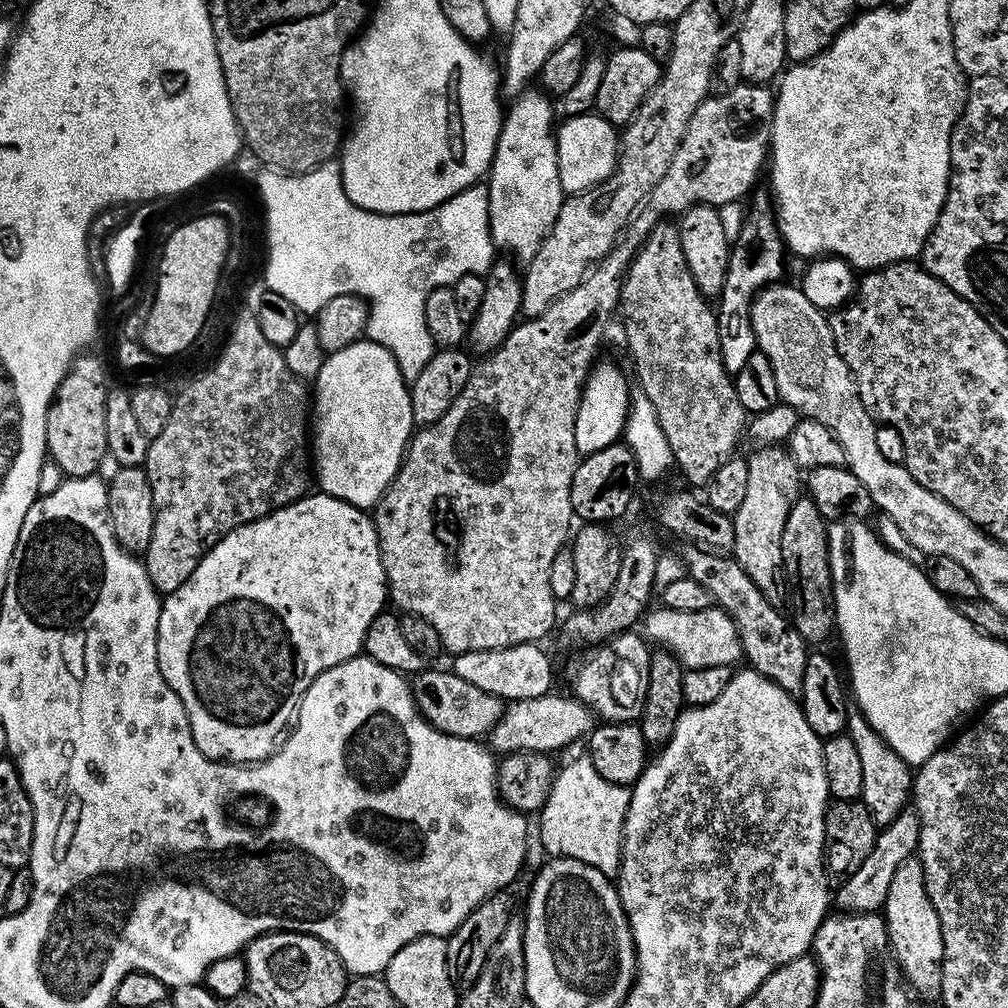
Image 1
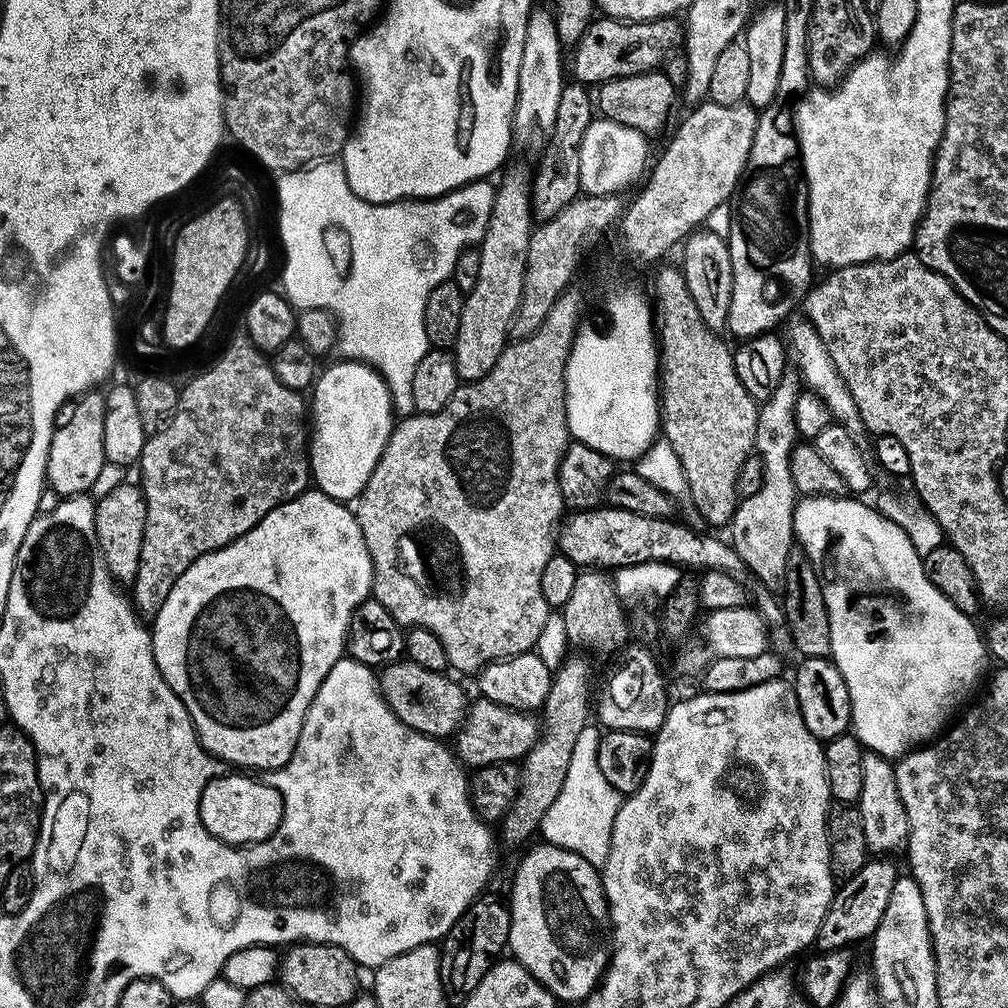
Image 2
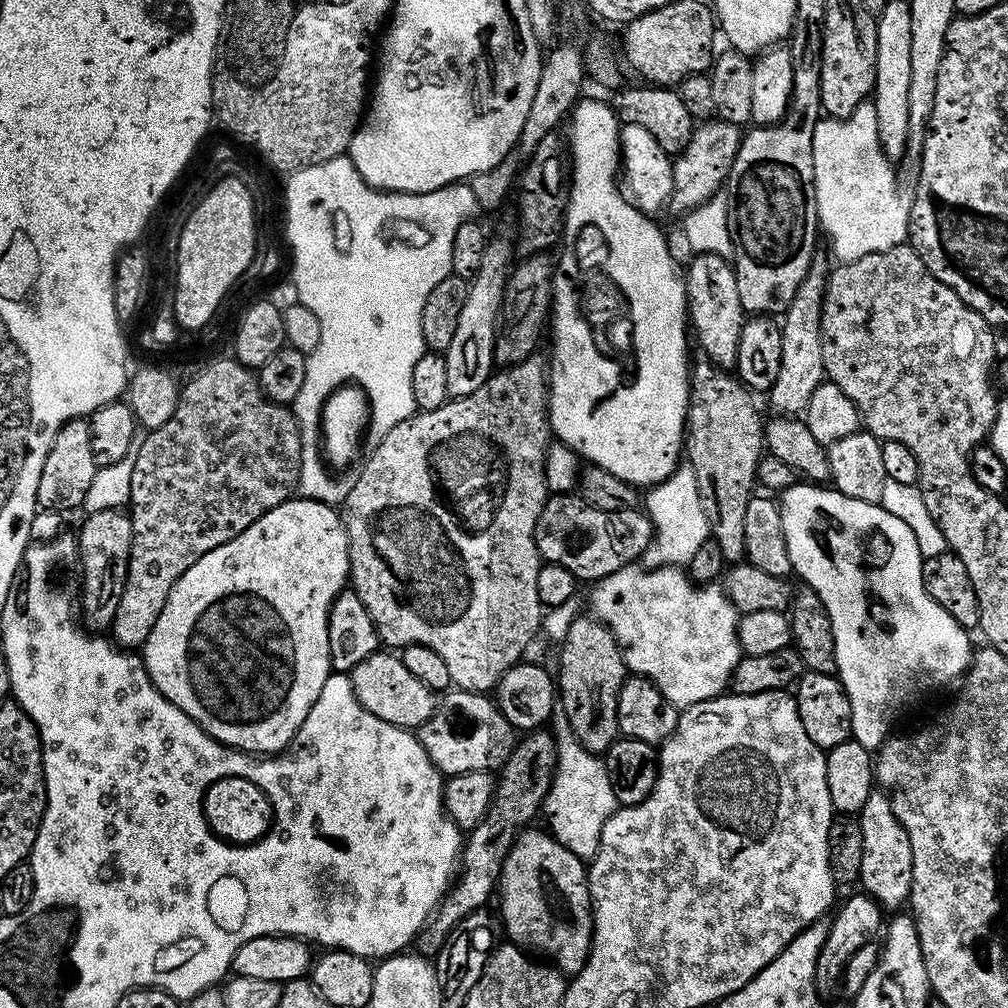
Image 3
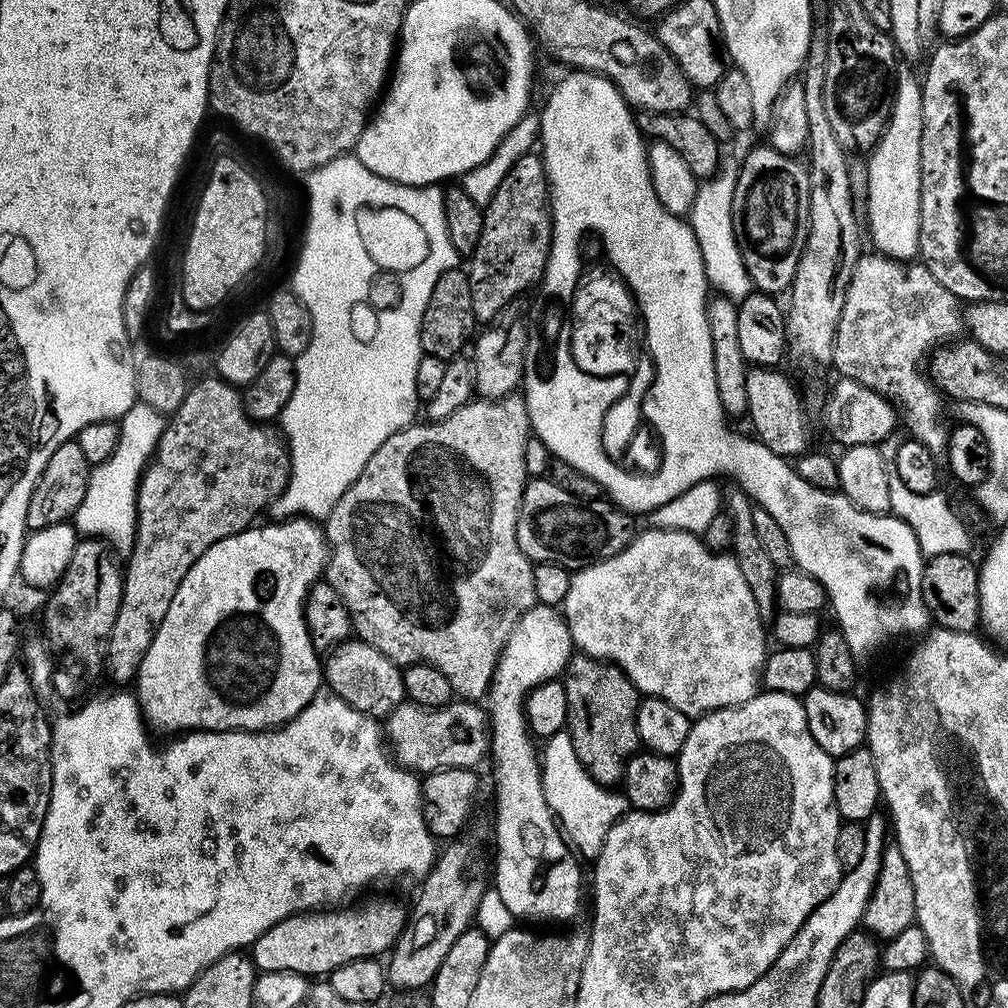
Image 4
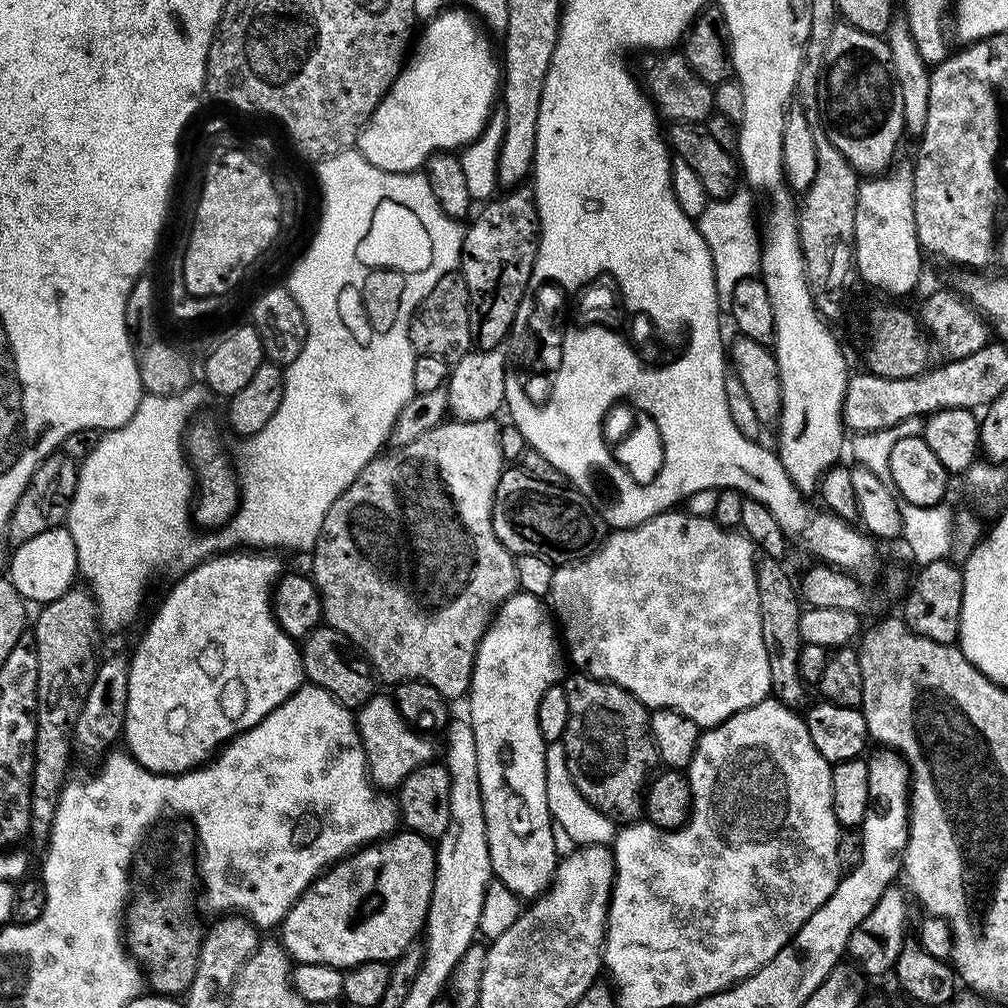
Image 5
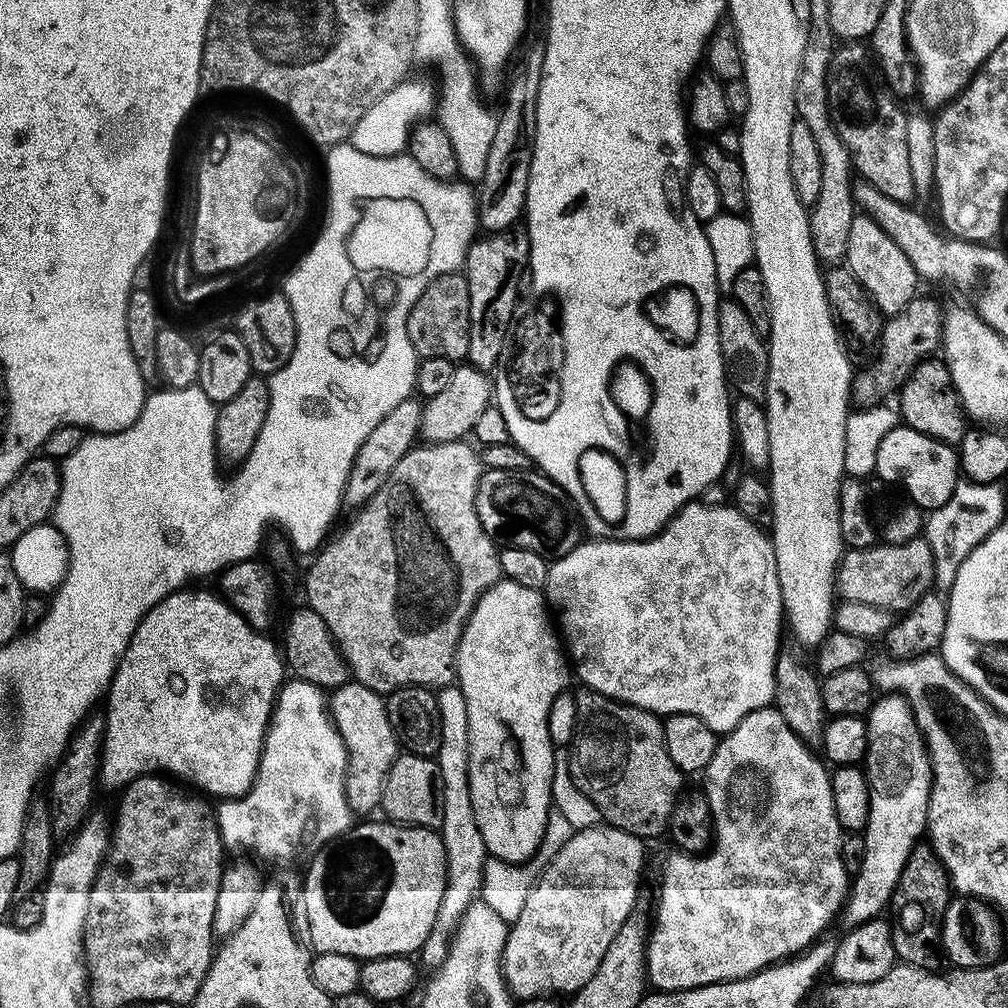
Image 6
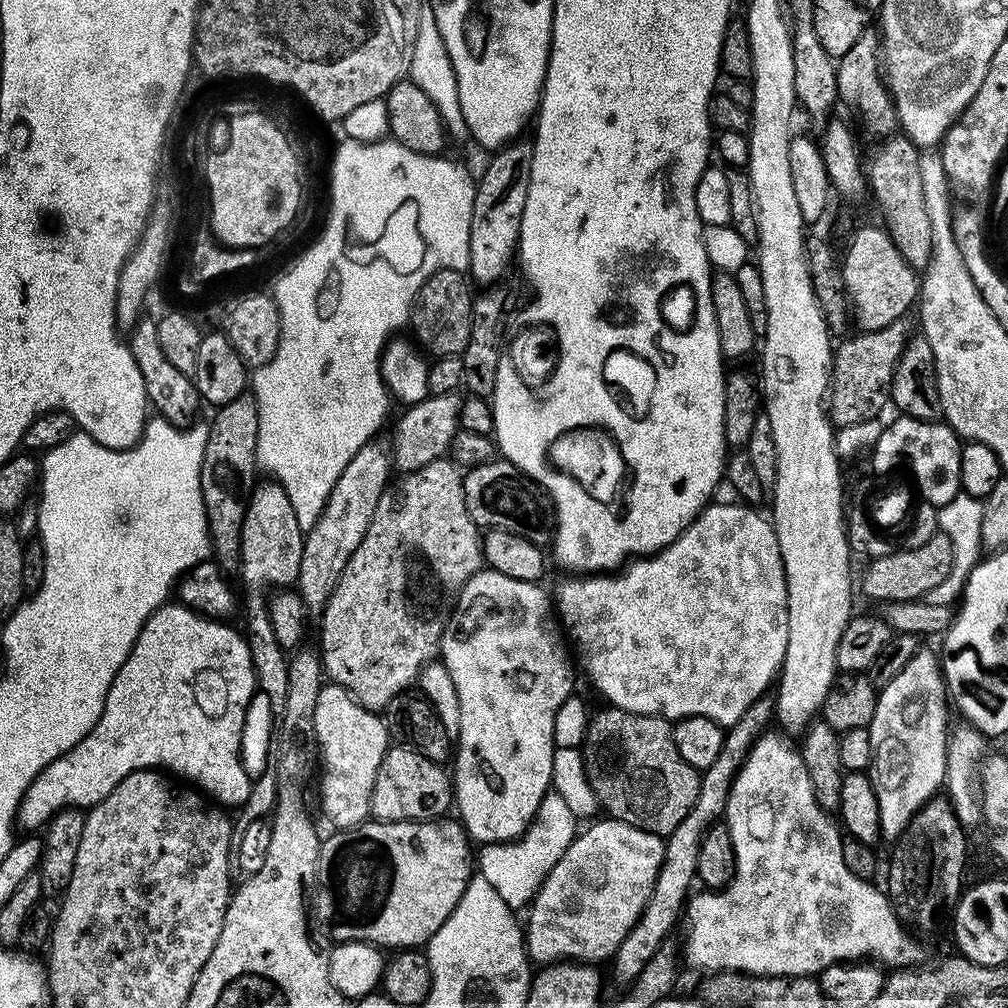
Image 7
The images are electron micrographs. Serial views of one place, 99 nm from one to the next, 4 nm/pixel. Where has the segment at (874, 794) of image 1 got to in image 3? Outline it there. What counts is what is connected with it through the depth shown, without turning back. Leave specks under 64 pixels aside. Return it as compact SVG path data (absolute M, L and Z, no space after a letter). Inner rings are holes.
M874 790L870 798L866 798L866 806L858 813L860 829L862 830L862 870L858 881L859 887L880 903L885 913L892 914L909 903L912 895L912 875L914 874L914 850L910 850L910 834L906 834L906 826L898 822L894 814L894 806L888 793Z

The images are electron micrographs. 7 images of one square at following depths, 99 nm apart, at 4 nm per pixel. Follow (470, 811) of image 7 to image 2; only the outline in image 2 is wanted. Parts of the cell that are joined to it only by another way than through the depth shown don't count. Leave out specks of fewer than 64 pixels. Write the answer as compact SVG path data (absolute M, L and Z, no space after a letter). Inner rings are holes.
M540 842L537 848L529 847L524 857L520 860L520 865L516 868L516 873L512 876L512 900L510 896L510 907L512 917L510 918L510 934L506 945L507 951L510 953L511 959L518 961L521 966L527 970L542 985L551 996L556 997L557 1001L564 1000L572 1006L579 1005L580 1001L585 1000L587 996L600 984L605 972L608 971L608 957L610 955L610 925L608 923L608 903L606 902L606 894L604 887L600 881L600 874L597 868L590 862L586 862L586 858L578 858L578 854L574 854L570 850L562 850L558 846L547 842Z

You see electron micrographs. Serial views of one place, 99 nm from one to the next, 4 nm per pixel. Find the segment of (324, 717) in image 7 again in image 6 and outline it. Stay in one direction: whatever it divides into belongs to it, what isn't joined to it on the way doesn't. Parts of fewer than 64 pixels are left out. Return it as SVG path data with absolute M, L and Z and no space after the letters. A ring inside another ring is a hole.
M349 682L330 692L330 715L348 751L344 789L353 813L377 811L390 766L398 755L398 741L386 714L385 697L366 686Z

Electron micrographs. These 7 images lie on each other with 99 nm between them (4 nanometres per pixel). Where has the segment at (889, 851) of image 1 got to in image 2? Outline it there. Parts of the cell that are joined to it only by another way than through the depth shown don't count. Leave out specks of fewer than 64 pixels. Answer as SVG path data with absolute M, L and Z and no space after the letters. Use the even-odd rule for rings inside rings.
M870 858L858 870L858 874L847 877L832 893L832 901L826 910L826 918L822 918L822 926L816 935L815 947L821 953L836 952L847 949L850 944L859 940L871 941L878 930L878 922L882 922L882 914L890 902L890 893L894 890L894 882L898 869L892 858Z

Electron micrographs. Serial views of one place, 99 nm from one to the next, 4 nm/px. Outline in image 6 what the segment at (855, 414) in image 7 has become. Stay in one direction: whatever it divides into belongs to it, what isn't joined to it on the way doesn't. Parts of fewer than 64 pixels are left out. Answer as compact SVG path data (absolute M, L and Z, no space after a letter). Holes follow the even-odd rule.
M917 294L913 296L900 312L887 317L883 321L876 361L865 372L857 371L852 382L851 399L856 400L861 409L869 409L881 403L883 392L892 393L899 389L905 378L917 366L929 358L935 357L941 351L944 338L944 312L936 300Z

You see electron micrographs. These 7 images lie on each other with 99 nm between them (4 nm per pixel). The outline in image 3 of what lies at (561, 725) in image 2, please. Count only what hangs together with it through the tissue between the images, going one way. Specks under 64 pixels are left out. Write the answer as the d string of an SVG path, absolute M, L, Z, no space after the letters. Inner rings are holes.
M532 730L525 736L528 737L525 740L523 737L517 743L510 758L506 758L506 762L498 770L494 798L482 822L471 828L463 841L458 875L452 887L414 941L415 951L425 958L435 957L439 953L452 927L462 918L466 918L466 914L485 907L491 896L493 899L514 842L535 821L532 819L541 815L544 800L556 773L556 738L548 730Z

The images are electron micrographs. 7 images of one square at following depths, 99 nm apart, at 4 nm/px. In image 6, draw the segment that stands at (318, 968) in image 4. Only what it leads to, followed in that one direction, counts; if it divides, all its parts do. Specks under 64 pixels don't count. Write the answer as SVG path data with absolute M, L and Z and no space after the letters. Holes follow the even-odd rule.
M395 822L384 824L360 824L343 832L336 840L319 848L316 855L307 861L308 873L304 876L304 932L308 935L306 944L313 953L342 954L358 961L373 960L383 956L412 956L424 947L426 938L430 938L430 930L434 930L434 922L438 918L438 908L442 906L442 894L446 890L446 846L442 842L439 831L430 828L409 828Z

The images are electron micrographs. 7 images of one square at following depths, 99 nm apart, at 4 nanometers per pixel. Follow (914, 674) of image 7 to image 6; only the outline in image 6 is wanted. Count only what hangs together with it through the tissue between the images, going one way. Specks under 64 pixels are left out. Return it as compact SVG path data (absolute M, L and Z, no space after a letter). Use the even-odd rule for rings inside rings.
M899 694L881 695L868 709L866 719L868 749L862 767L870 789L870 814L862 833L862 866L854 874L842 909L845 929L877 919L883 913L880 911L891 905L898 878L912 849L921 843L928 827L928 803L932 789L932 764L907 700Z

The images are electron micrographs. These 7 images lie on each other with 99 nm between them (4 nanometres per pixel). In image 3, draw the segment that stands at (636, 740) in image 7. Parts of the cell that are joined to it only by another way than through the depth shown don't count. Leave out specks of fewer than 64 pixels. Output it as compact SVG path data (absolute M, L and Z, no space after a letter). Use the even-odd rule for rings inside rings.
M595 615L580 616L564 632L564 641L560 644L560 676L558 672L558 704L566 714L568 724L574 730L578 742L586 750L603 754L620 736L618 726L618 696L626 679L624 656L618 642L604 623Z

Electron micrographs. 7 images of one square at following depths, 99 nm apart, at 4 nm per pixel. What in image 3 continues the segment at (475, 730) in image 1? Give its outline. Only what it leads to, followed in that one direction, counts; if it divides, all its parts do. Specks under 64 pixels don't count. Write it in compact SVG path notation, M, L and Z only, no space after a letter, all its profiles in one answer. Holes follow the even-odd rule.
M381 650L370 654L370 658L362 658L362 662L358 662L352 668L350 679L356 700L363 708L370 710L370 714L374 714L374 718L382 718L382 722L390 722L405 730L419 730L437 710L437 693L432 692L430 686L422 686L422 682L418 682L418 678L414 678L414 674L410 674L410 670L406 670L406 666L402 666L399 655L393 654L391 651Z

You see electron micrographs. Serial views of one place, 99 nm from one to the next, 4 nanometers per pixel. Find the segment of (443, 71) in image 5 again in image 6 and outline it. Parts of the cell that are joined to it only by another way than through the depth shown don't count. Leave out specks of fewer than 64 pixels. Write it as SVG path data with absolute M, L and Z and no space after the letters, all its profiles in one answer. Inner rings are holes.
M406 78L390 94L383 96L374 106L362 114L358 126L354 126L350 141L362 154L371 156L398 156L407 149L408 138L417 123L431 117L437 103L437 93L424 80Z

